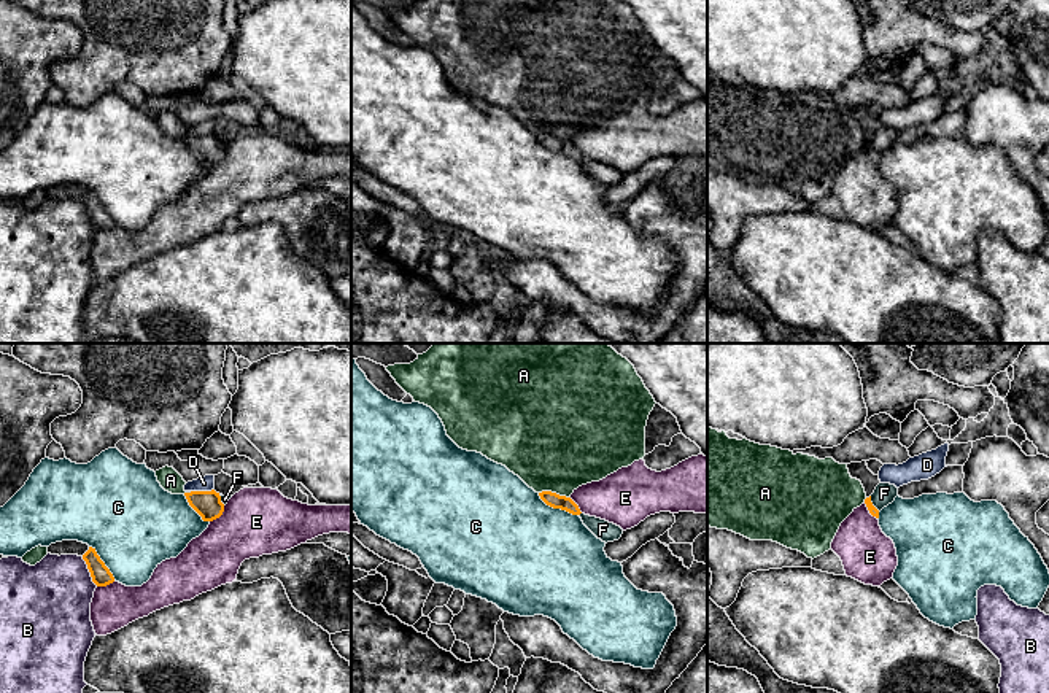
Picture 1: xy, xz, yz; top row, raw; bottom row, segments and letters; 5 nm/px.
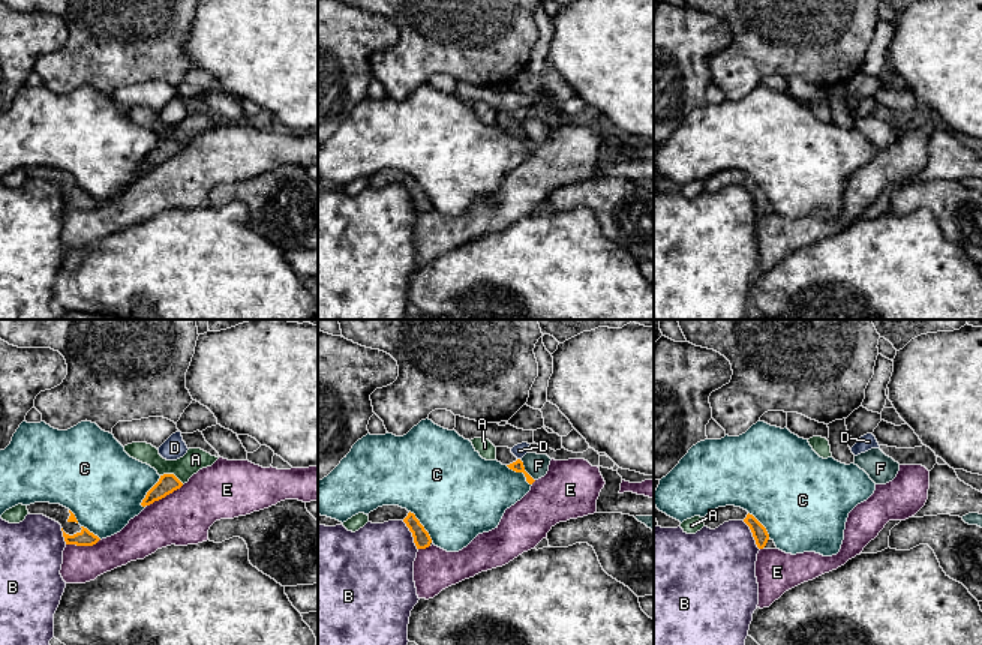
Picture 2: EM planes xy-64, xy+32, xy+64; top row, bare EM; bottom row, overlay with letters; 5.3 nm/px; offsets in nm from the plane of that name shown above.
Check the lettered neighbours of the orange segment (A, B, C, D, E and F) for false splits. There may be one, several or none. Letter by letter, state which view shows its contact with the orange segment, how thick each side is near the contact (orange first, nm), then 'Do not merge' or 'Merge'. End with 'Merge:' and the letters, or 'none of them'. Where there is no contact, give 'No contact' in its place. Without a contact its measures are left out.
A: Touches orange in xz. Thickness 70 nm (orange) against 480 nm. Do not merge
B: Touches orange in xy. Thickness 100 nm (orange) against 400 nm. Do not merge
C: Touches orange in xz. Thickness 70 nm (orange) against 480 nm. Do not merge
D: Touches orange in xy. Thickness 140 nm (orange) against 80 nm. Do not merge
E: Touches orange in xy. Thickness 140 nm (orange) against 340 nm. Do not merge
F: Touches orange in yz. Thickness 50 nm (orange) against 110 nm. Do not merge
Merge: none of them

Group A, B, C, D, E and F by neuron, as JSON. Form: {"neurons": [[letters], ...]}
{"neurons": [["A"], ["B"], ["C"], ["D"], ["E"], ["F"]]}

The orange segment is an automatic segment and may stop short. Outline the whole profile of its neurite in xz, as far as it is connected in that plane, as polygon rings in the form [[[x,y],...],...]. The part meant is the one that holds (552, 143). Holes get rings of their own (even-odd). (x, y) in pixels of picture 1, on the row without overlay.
[[[542,135],[542,137],[539,137],[539,140],[547,149],[550,149],[553,153],[561,153],[561,154],[566,154],[572,159],[582,157],[579,149],[571,141],[559,140],[559,138],[552,137],[552,135]]]

